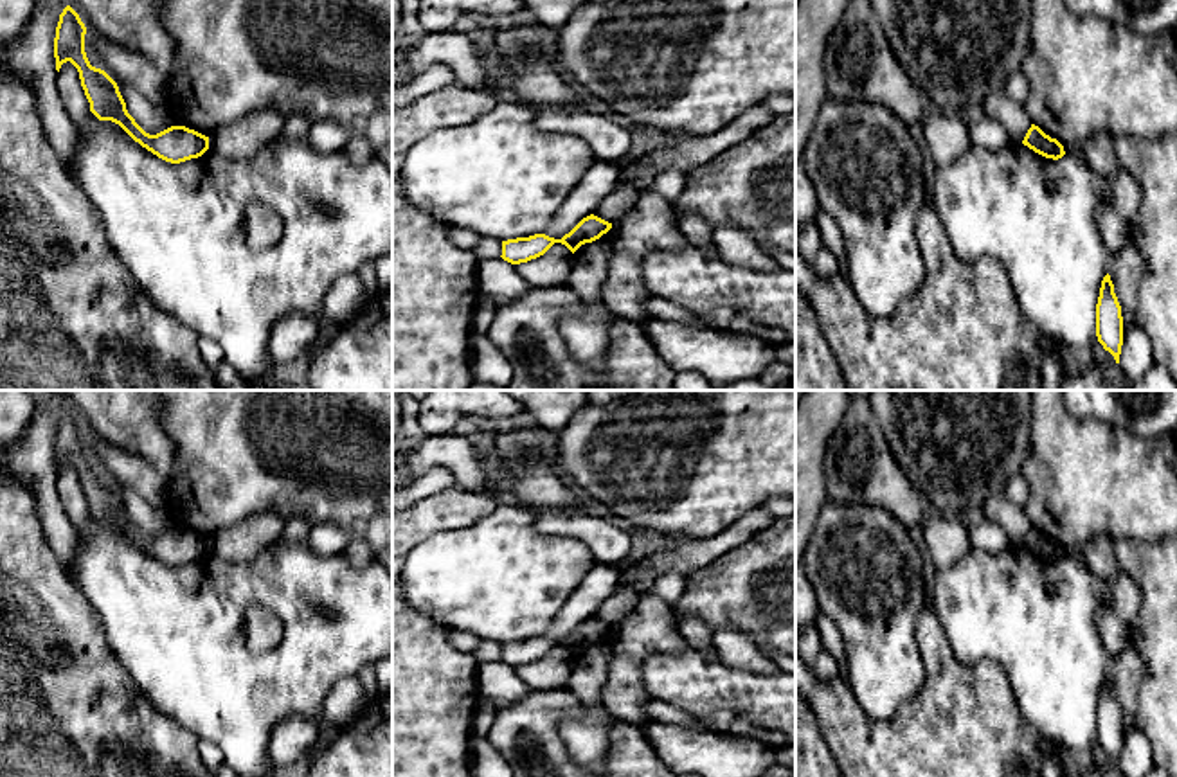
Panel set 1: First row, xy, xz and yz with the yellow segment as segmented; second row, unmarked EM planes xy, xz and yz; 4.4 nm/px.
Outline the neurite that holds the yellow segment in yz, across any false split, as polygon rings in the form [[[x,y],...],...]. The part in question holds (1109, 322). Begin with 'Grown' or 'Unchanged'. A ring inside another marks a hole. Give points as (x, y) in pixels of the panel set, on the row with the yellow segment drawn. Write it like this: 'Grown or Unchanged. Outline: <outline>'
Unchanged. Outline: [[[1109,273],[1101,281],[1096,304],[1096,336],[1103,349],[1114,356],[1116,363],[1119,363],[1123,345],[1123,317]]]

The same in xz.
Unchanged. Outline: [[[590,214],[583,218],[562,239],[554,239],[545,234],[535,234],[529,237],[502,241],[500,257],[511,264],[527,263],[531,259],[544,255],[554,243],[565,245],[574,254],[581,245],[599,239],[610,228],[612,228],[612,223]]]

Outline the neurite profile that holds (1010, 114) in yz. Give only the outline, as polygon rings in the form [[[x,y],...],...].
[[[999,90],[990,94],[981,106],[986,117],[999,121],[1008,130],[1015,144],[1022,144],[1033,124],[1022,103]]]

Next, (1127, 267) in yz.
[[[1137,221],[1130,223],[1128,234],[1121,248],[1112,254],[1109,275],[1114,293],[1121,306],[1123,329],[1128,327],[1136,315],[1137,290],[1145,273],[1143,254],[1139,248]]]

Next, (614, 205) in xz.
[[[619,174],[615,189],[599,201],[594,216],[614,225],[632,209],[637,198],[639,192],[635,191],[635,187]]]

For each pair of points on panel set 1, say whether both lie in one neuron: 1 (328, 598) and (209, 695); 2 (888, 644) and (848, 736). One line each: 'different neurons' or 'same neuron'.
1: same neuron
2: different neurons

